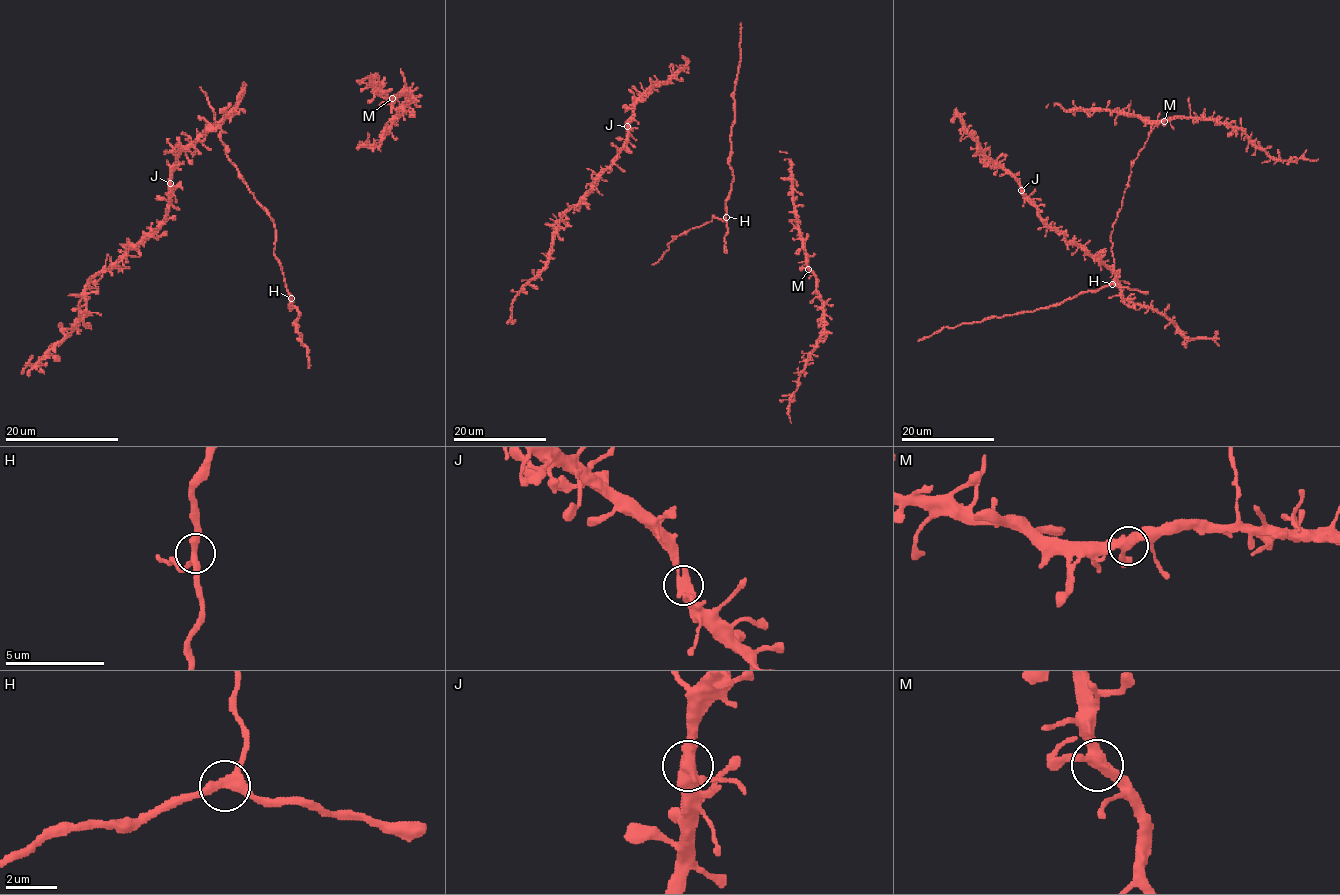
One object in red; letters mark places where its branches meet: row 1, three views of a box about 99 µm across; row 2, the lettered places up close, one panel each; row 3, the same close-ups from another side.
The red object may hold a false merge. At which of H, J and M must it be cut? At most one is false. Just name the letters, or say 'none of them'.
none of them

